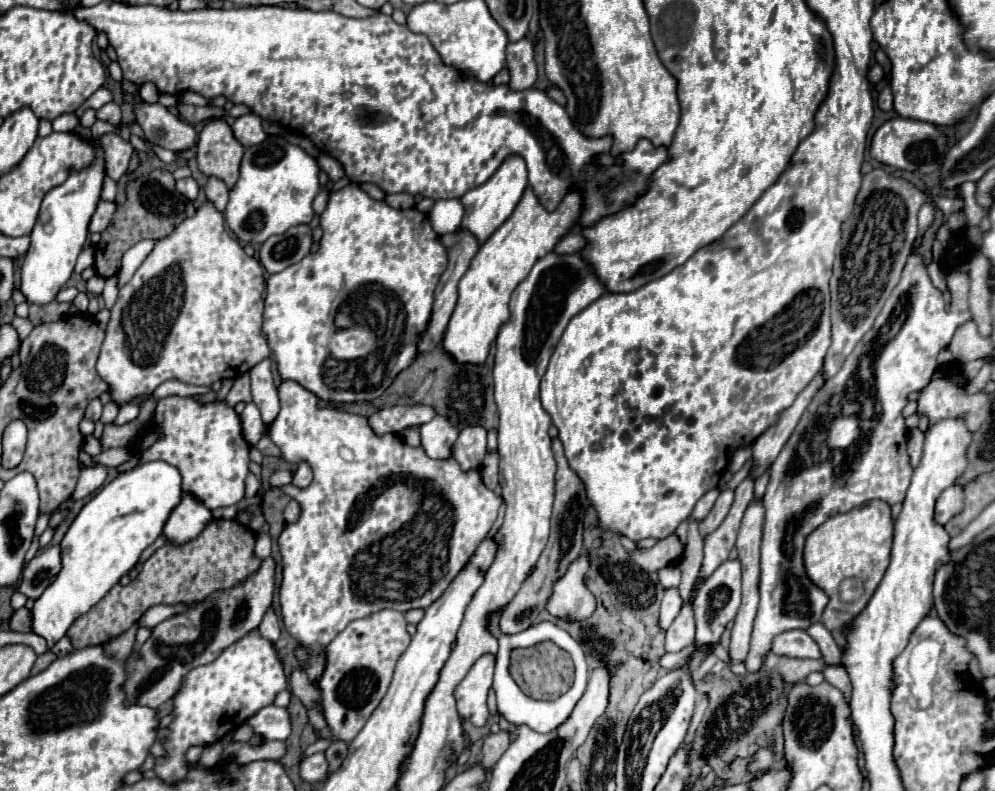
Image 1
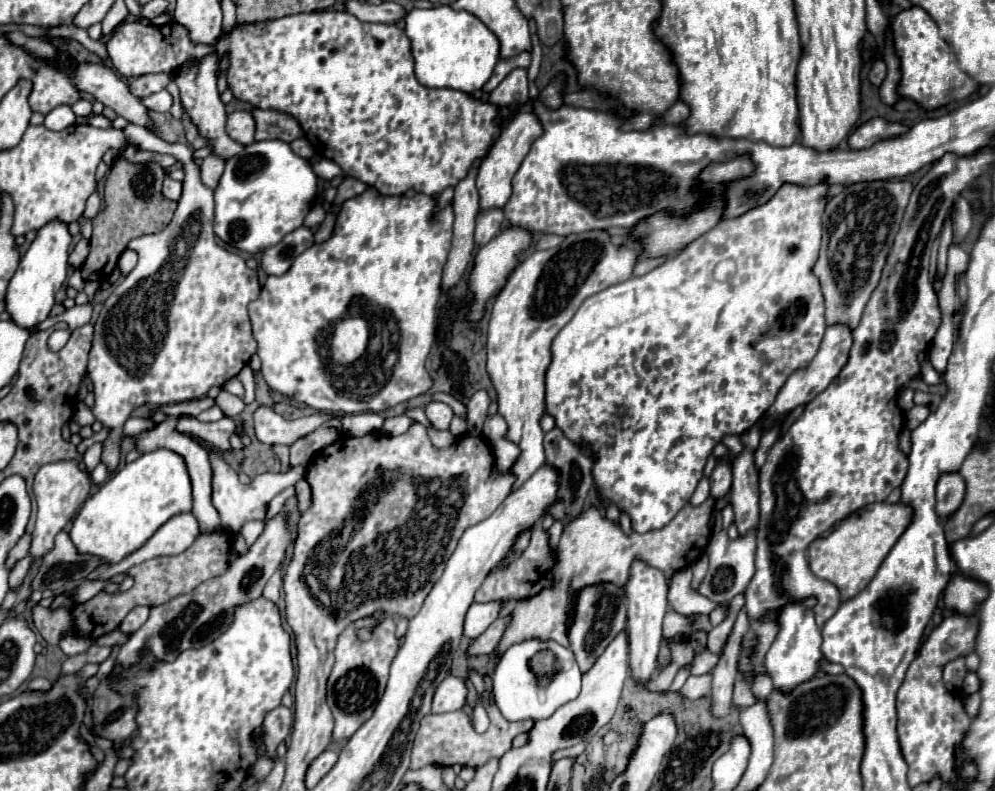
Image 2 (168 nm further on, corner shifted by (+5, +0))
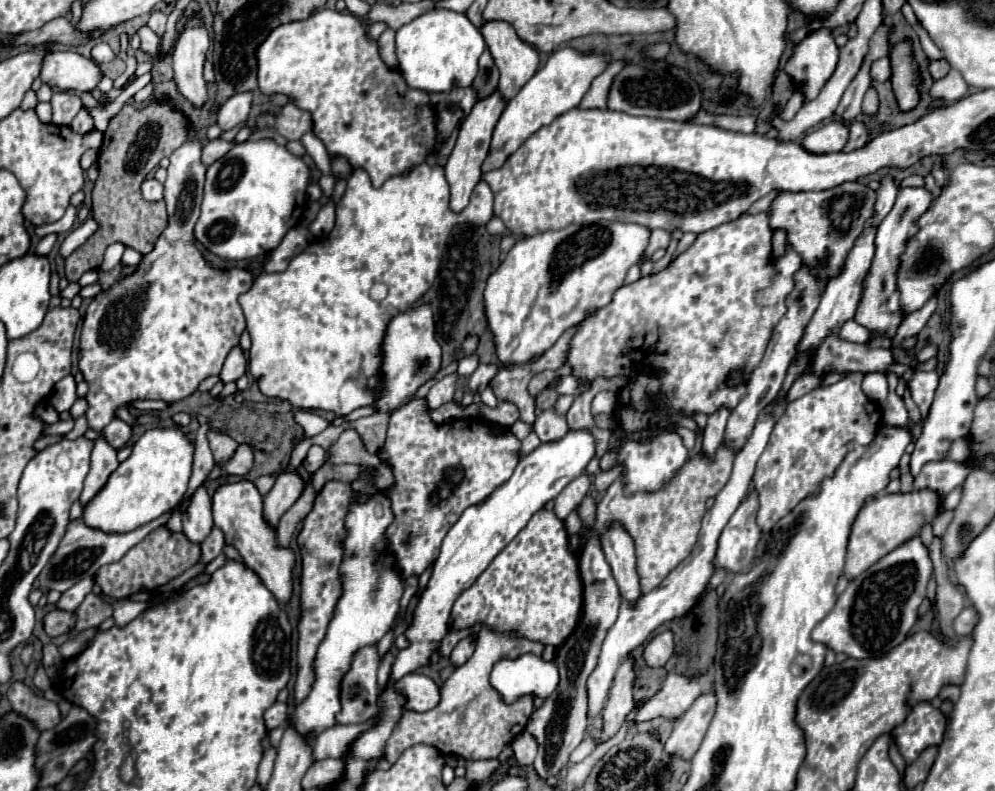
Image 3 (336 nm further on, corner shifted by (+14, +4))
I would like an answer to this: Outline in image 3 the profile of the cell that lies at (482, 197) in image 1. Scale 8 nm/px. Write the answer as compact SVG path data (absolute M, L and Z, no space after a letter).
M570 47L554 51L550 55L550 59L546 61L546 65L540 71L536 71L536 75L518 91L518 95L514 99L508 101L500 121L496 123L488 157L482 163L482 173L500 169L506 163L506 159L532 133L536 133L540 127L550 125L558 115L562 115L570 109L576 109L580 105L584 93L588 91L592 79L596 75L600 75L606 65L608 65L606 57L584 57L584 55L580 55L578 51L574 51Z

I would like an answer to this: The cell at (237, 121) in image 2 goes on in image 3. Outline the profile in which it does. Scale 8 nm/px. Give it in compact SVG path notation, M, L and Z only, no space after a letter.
M238 93L230 97L218 111L218 125L222 131L230 131L246 123L252 105L252 93Z

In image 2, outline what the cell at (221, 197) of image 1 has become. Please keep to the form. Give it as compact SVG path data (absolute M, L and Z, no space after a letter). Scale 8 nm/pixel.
M209 155L209 157L203 159L203 163L201 163L201 181L203 181L207 187L215 189L217 181L219 181L219 177L221 177L221 173L223 173L223 167L225 167L225 161L223 161L219 155Z

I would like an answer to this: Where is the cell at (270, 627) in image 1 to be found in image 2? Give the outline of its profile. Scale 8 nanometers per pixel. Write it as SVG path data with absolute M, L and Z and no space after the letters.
M283 563L279 565L279 569L273 573L273 577L267 581L265 589L263 589L263 597L267 597L269 601L279 601L281 597L281 587L283 587Z

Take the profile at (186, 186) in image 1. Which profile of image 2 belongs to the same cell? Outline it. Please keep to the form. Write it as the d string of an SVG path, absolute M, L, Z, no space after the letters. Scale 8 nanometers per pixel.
M169 175L163 179L163 197L177 201L181 197L181 183L173 181Z

